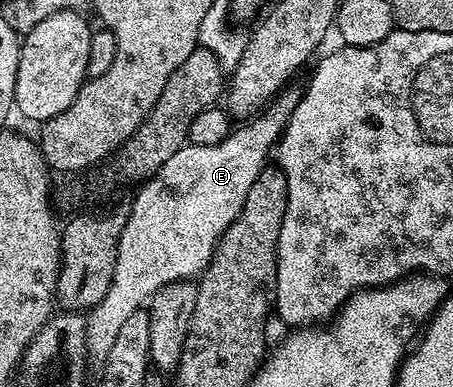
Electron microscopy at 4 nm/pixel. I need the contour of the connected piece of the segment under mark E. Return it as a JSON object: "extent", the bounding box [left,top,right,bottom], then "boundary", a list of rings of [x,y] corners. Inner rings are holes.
{"extent":[86,88,300,363],"boundary":[[[286,88],[281,91],[259,113],[257,116],[249,119],[239,128],[231,129],[229,136],[220,144],[212,144],[211,146],[191,146],[189,144],[180,147],[168,160],[164,160],[164,164],[145,182],[137,187],[138,195],[134,198],[134,203],[129,203],[128,213],[126,216],[126,227],[120,236],[120,244],[118,245],[118,259],[116,260],[116,272],[112,276],[112,284],[108,288],[108,296],[104,296],[104,300],[100,300],[100,304],[89,311],[86,318],[86,357],[91,363],[101,363],[112,352],[112,344],[116,340],[116,336],[120,332],[120,324],[124,324],[124,320],[128,320],[128,316],[132,316],[132,312],[143,309],[147,305],[149,299],[154,297],[156,292],[160,292],[160,288],[164,288],[173,282],[184,282],[194,280],[205,270],[206,265],[210,263],[210,257],[214,255],[214,249],[218,247],[218,241],[222,238],[222,233],[229,228],[232,220],[236,220],[236,216],[240,216],[240,208],[244,208],[244,196],[248,196],[248,188],[252,188],[252,184],[256,181],[256,176],[260,176],[260,172],[267,165],[268,159],[271,157],[272,151],[275,149],[276,143],[282,137],[282,129],[288,124],[288,120],[292,116],[292,112],[296,108],[300,94],[296,89],[290,90]]]}

